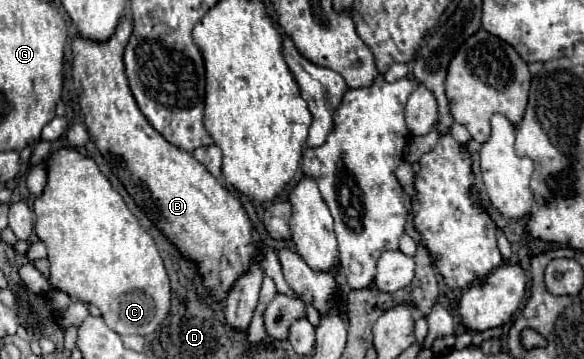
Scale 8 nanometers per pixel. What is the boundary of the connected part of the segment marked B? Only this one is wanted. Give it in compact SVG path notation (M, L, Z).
M120 19L116 33L108 41L92 41L80 35L72 41L72 77L80 95L86 129L114 175L124 183L140 209L150 215L148 219L164 231L182 255L198 263L204 285L212 289L216 299L224 299L258 251L250 219L234 193L226 191L192 153L170 145L140 113L122 63L122 53L130 35L132 21Z

